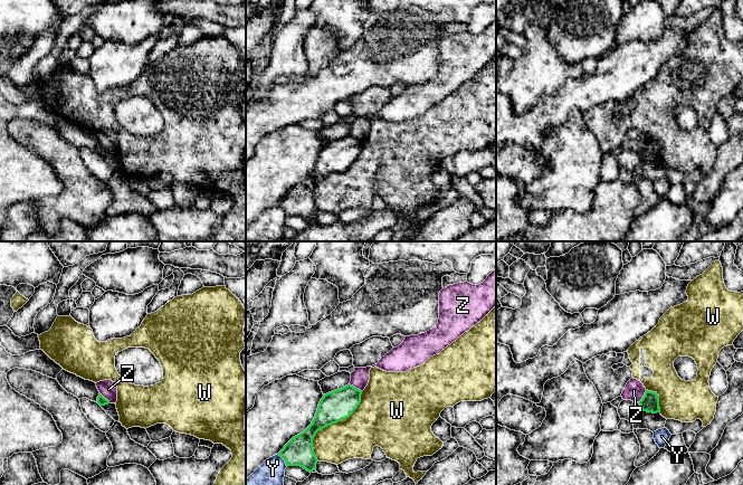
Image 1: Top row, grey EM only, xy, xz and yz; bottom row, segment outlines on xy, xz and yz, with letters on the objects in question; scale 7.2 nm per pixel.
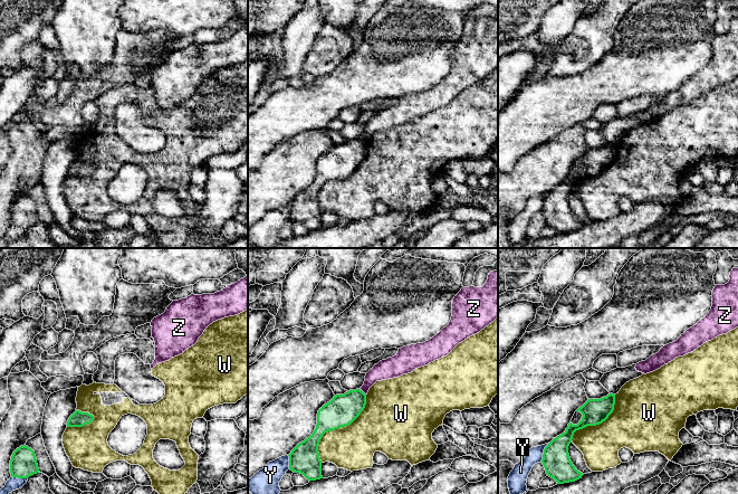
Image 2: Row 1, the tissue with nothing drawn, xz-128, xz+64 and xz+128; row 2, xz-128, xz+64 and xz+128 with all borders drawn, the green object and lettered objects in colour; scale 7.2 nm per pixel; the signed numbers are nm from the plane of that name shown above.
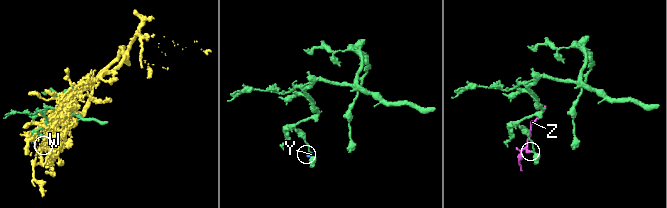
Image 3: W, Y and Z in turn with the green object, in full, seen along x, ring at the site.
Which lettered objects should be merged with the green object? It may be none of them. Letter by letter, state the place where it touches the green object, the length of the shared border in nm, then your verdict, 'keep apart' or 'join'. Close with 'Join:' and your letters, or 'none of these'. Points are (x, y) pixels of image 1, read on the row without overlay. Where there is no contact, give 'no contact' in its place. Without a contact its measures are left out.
W: contact xz (331, 173); length 600 nm; keep apart
Y: contact xz (284, 209); length 120 nm; keep apart
Z: contact yz (643, 146); length 110 nm; keep apart
Join: none of these

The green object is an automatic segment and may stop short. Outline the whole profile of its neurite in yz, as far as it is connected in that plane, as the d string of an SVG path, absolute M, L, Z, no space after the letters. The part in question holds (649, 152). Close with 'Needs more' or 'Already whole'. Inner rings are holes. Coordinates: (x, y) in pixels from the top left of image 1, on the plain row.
M646 140L645 145L639 151L641 161L657 163L660 162L659 145L657 142Z. Already whole

